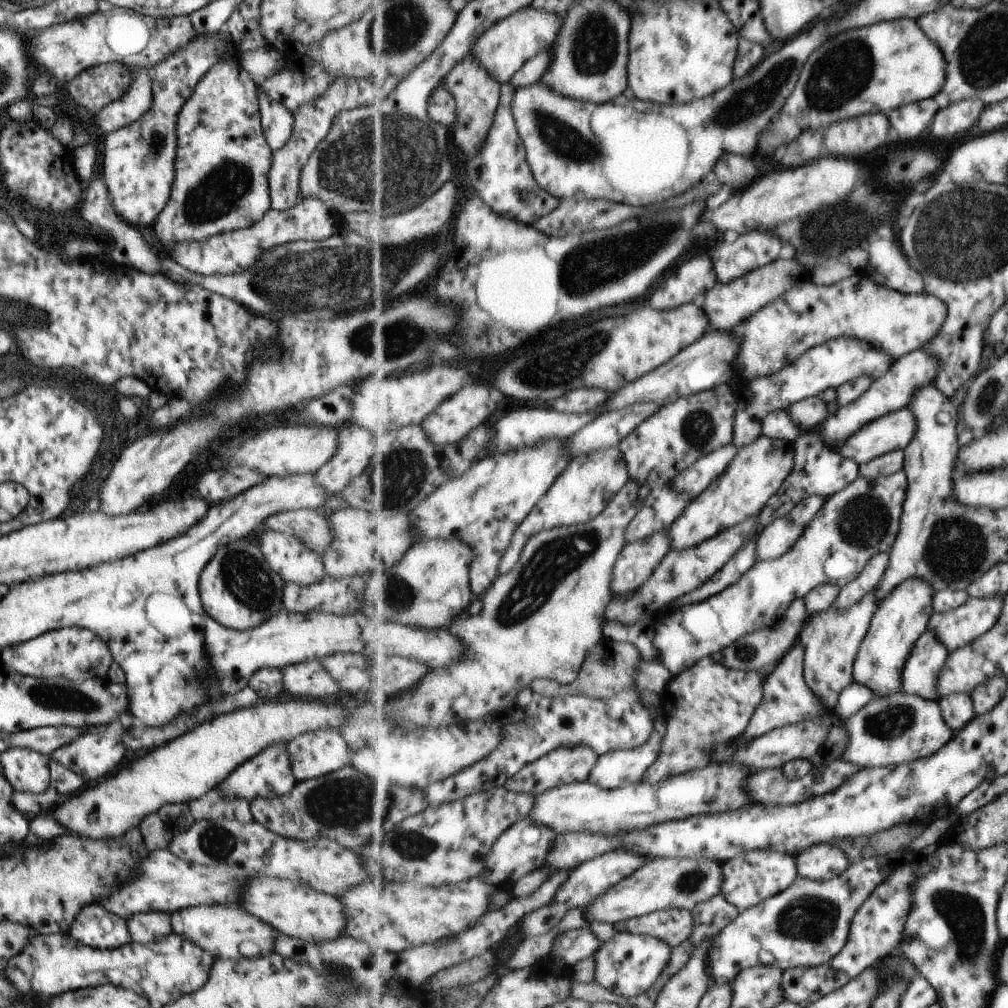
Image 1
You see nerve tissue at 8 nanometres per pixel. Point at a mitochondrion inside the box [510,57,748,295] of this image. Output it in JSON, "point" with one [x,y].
{"point":[567,142]}

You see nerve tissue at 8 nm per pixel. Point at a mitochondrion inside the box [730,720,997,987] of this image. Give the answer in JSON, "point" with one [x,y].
{"point":[963,914]}

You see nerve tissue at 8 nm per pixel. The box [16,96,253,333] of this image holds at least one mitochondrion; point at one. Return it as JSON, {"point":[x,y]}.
{"point":[155,147]}

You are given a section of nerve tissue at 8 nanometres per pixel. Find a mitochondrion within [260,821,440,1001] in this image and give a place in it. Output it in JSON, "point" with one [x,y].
{"point":[339,971]}

